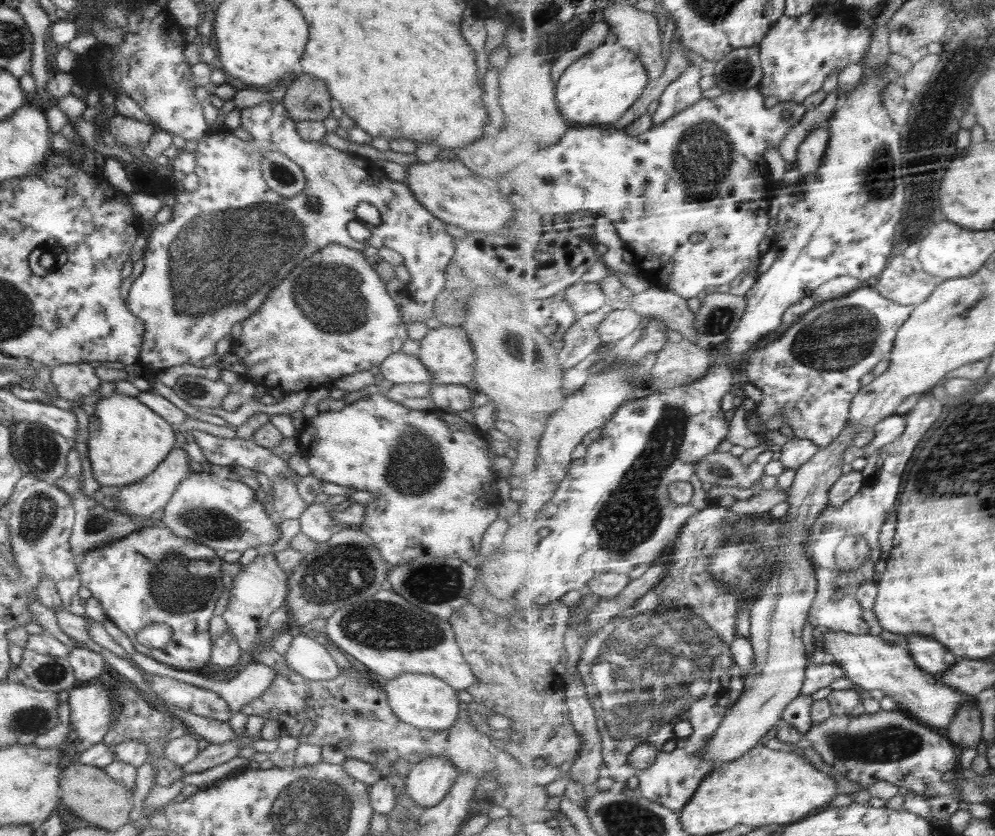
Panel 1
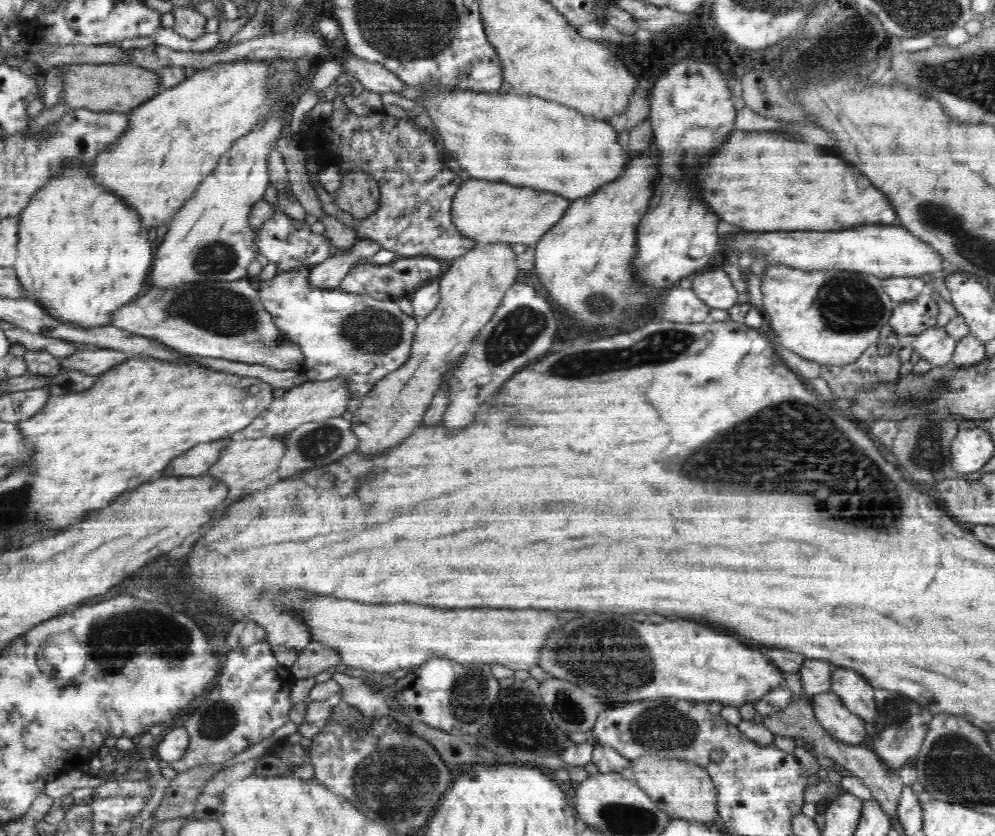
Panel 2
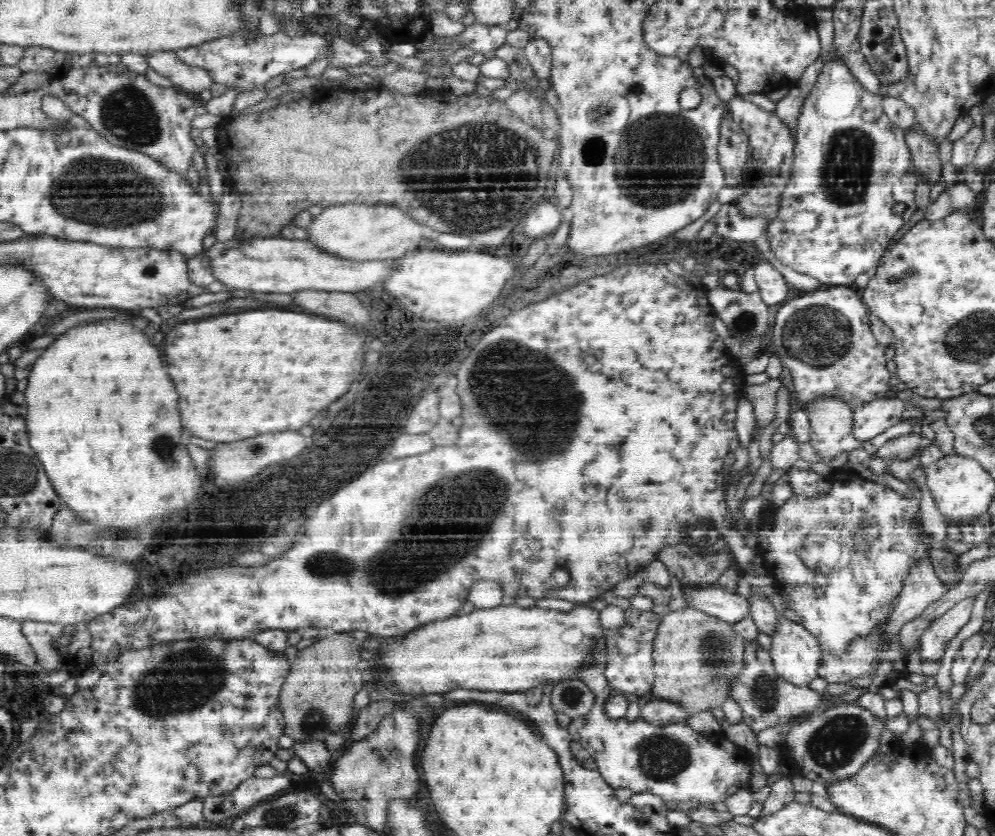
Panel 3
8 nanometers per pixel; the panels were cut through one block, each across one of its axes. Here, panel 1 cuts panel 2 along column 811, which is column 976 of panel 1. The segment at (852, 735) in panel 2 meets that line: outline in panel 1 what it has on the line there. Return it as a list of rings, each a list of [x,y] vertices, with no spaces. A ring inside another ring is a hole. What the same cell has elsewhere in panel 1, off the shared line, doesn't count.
[[[830,630],[824,635],[824,644],[826,644],[826,648],[823,648],[823,650],[828,656],[833,655],[835,657],[836,662],[846,670],[846,676],[852,682],[866,691],[881,690],[887,696],[896,698],[903,710],[906,710],[916,719],[933,728],[947,732],[952,727],[952,719],[958,715],[958,711],[960,711],[960,707],[964,705],[965,701],[972,699],[972,701],[978,703],[977,698],[972,698],[972,694],[951,688],[945,684],[946,682],[942,682],[942,680],[936,678],[932,673],[924,671],[917,664],[912,650],[910,650],[910,642],[906,638],[904,638],[903,643],[895,644],[883,640],[880,636],[872,632],[868,634],[854,634],[850,633],[850,631]]]

